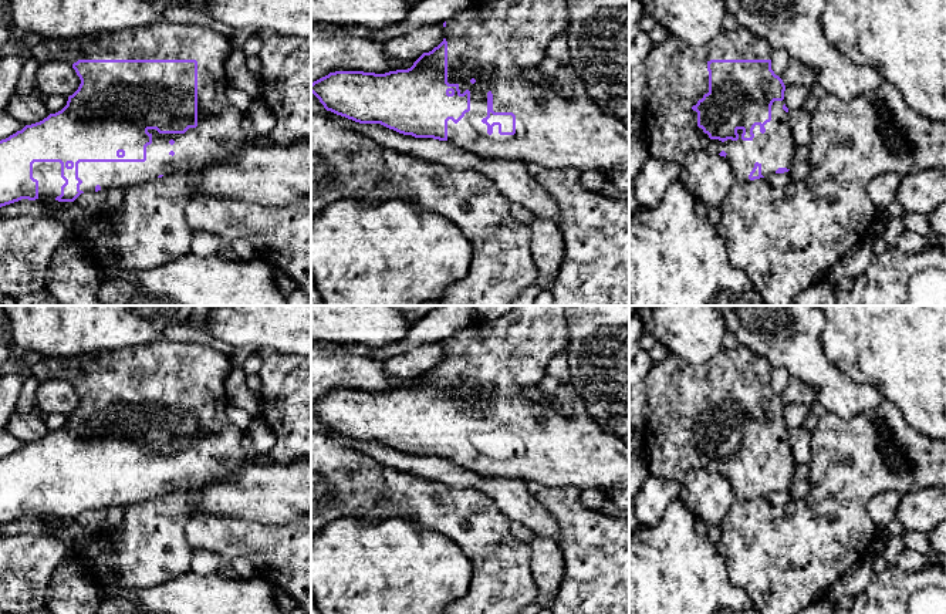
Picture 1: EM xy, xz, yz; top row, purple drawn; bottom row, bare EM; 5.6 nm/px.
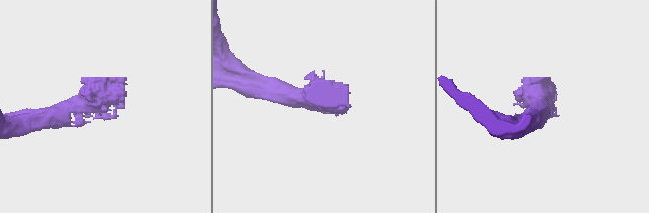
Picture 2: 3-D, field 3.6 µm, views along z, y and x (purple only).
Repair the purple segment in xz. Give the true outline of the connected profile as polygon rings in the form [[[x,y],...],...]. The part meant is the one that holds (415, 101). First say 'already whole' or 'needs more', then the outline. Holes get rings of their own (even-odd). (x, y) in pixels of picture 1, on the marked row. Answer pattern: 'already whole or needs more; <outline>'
needs more; [[[494,0],[494,1],[477,1],[476,4],[462,10],[456,17],[443,23],[445,38],[429,53],[423,53],[411,68],[396,70],[385,74],[364,72],[364,71],[335,71],[314,81],[311,84],[311,92],[320,99],[327,111],[345,117],[359,124],[381,124],[389,129],[393,129],[403,135],[412,135],[415,138],[433,138],[439,141],[450,141],[459,148],[473,152],[482,158],[500,158],[521,161],[524,163],[537,163],[547,169],[567,169],[574,168],[581,173],[587,171],[601,171],[605,178],[614,169],[629,168],[629,126],[615,118],[611,114],[604,112],[588,97],[564,98],[553,87],[530,84],[523,72],[531,68],[540,67],[545,55],[548,54],[548,44],[562,31],[568,30],[568,10],[565,0]]]

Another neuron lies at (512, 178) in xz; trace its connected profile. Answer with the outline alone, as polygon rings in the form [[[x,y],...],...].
[[[348,119],[345,124],[388,149],[422,158],[432,163],[442,163],[452,169],[473,169],[483,173],[497,185],[511,203],[527,208],[535,217],[557,223],[561,220],[561,212],[555,199],[528,175],[526,163],[521,161],[482,158],[450,141],[415,138],[381,124],[359,124],[352,119]]]

